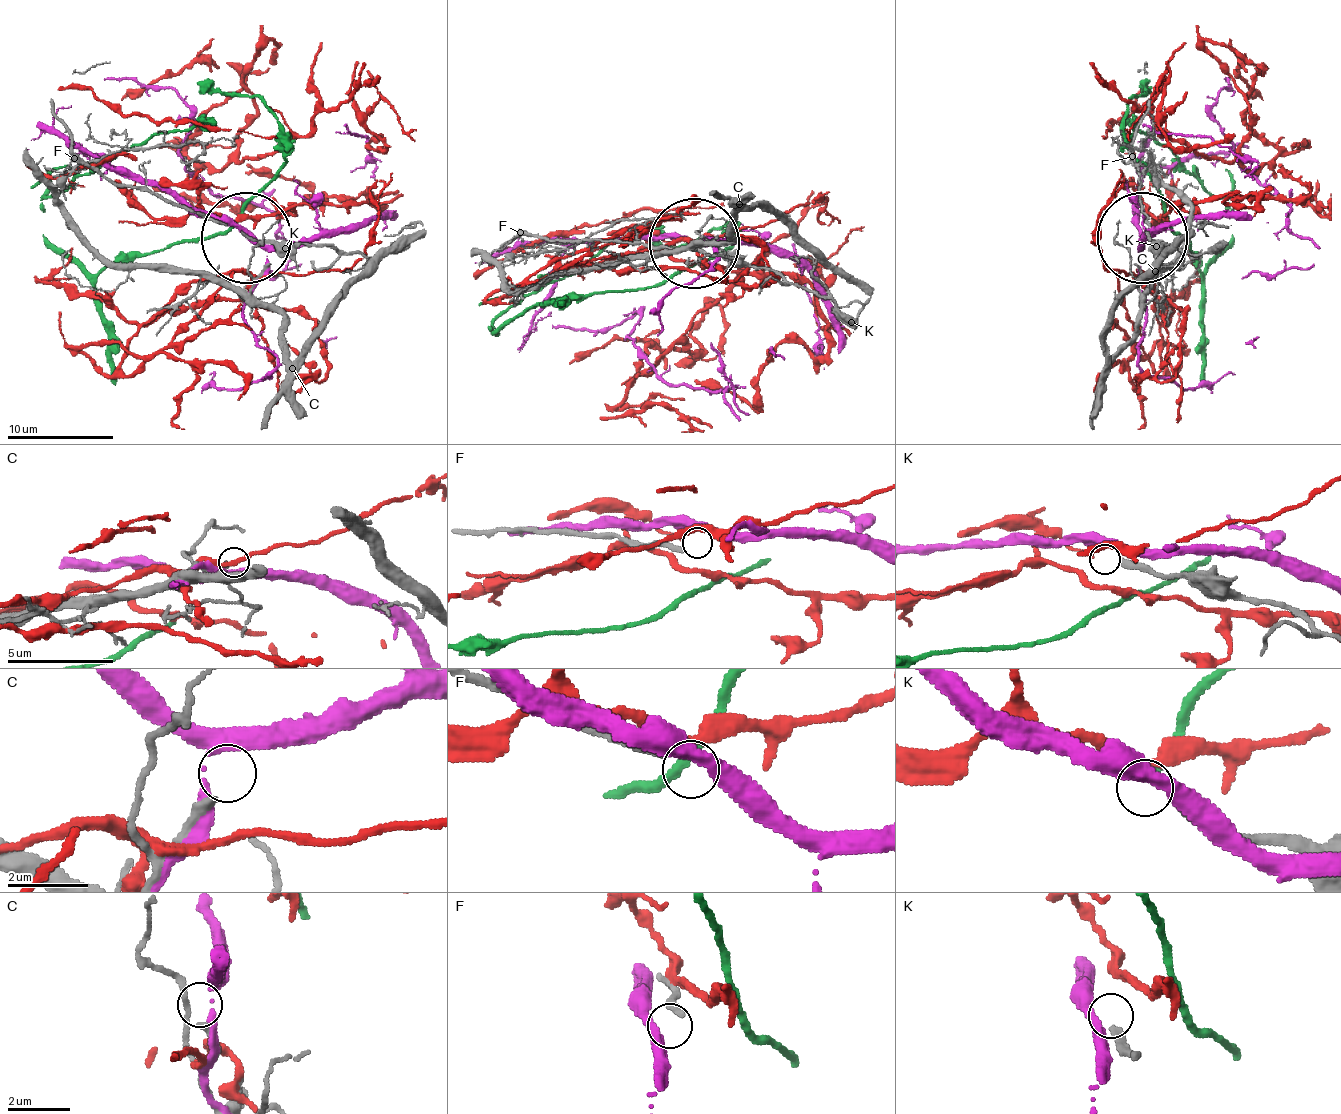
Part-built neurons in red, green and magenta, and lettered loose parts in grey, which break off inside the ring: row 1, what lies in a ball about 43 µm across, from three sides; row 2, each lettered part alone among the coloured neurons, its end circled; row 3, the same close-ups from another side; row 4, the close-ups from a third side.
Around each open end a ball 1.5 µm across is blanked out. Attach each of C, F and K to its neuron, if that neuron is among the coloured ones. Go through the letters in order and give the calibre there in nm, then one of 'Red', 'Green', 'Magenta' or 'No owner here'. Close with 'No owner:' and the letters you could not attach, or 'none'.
C: Thickness 200 nm. No owner here
F: Thickness 220 nm. No owner here
K: Thickness 240 nm. No owner here
No owner: C, F, K

